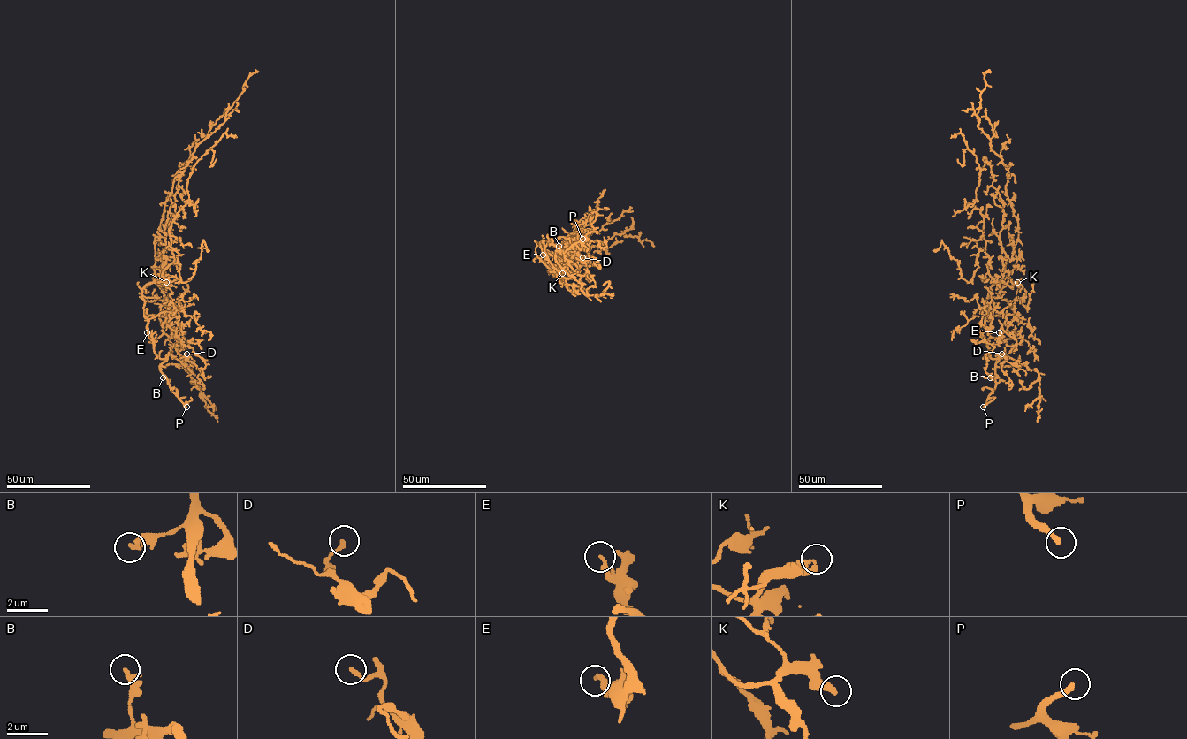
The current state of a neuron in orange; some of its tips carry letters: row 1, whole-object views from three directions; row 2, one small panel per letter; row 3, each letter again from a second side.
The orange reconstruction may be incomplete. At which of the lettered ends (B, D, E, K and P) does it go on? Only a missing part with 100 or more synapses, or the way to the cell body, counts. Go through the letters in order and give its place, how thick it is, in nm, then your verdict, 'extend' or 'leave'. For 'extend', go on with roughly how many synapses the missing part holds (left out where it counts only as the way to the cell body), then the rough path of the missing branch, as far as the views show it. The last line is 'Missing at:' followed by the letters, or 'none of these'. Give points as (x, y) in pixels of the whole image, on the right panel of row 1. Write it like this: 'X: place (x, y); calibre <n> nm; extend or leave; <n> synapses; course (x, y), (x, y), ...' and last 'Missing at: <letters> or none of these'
B: place (990, 377); calibre 280 nm; leave
D: place (1001, 354); calibre 190 nm; leave
E: place (999, 332); calibre 200 nm; leave
K: place (1017, 282); calibre 360 nm; leave
P: place (983, 407); calibre 260 nm; extend; course (983, 407), (979, 433), (992, 423)
Missing at: P

